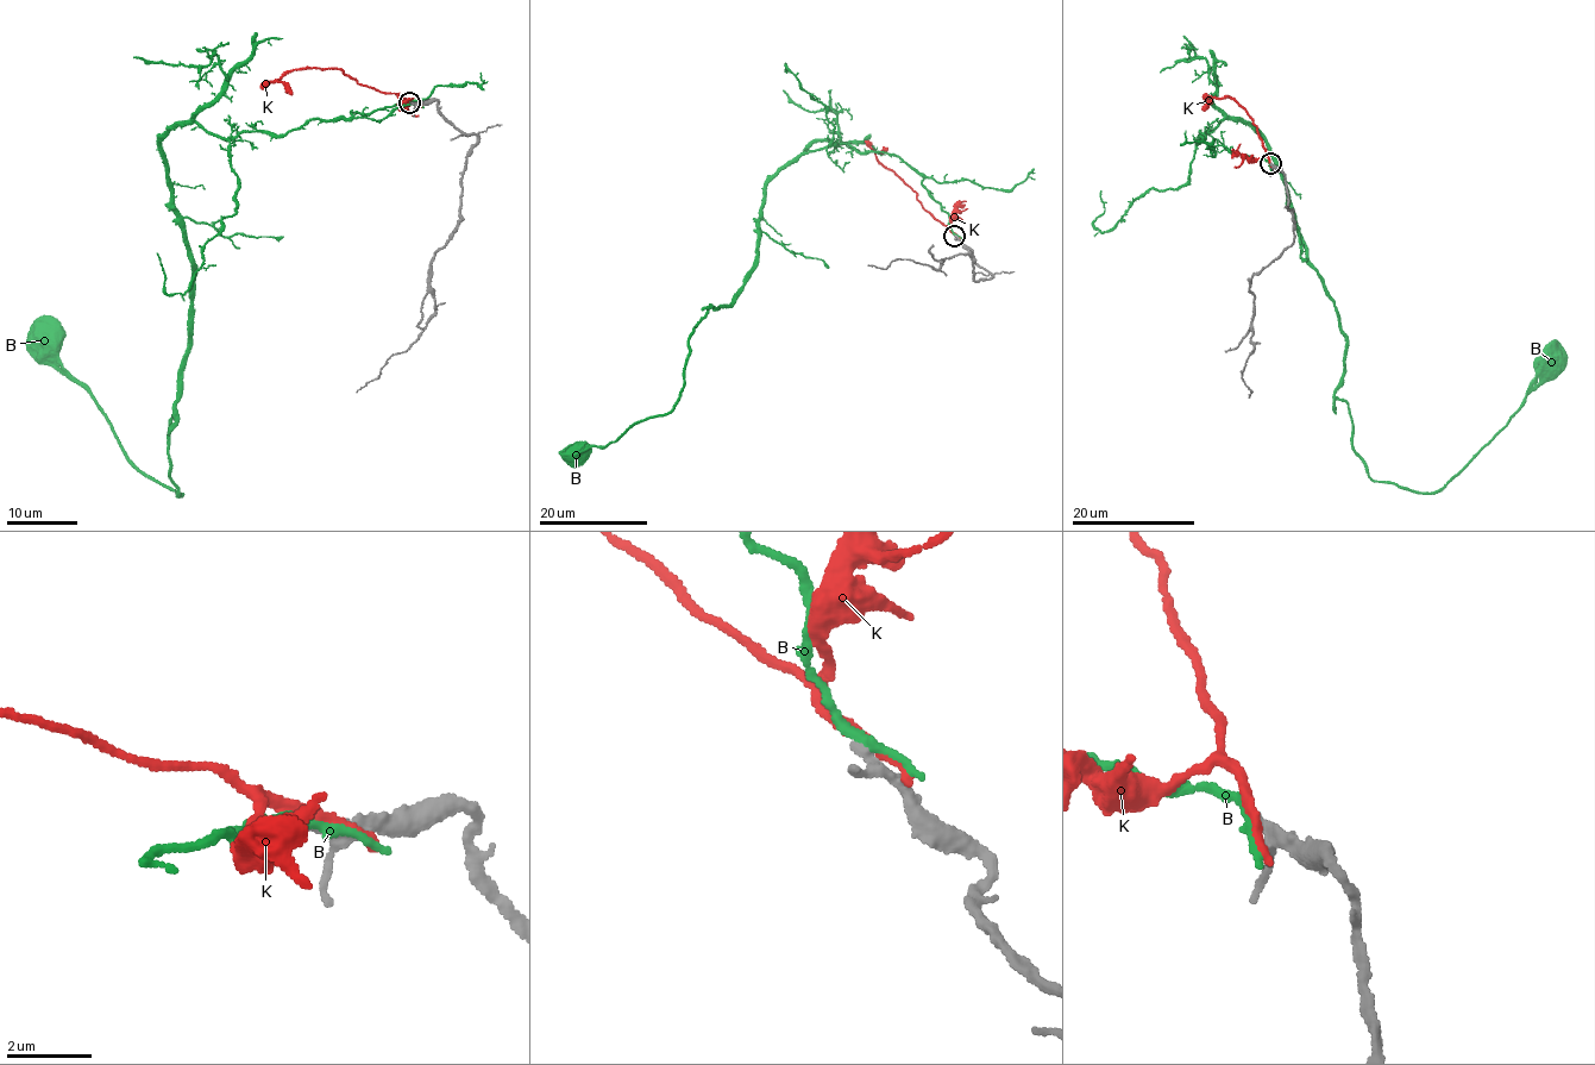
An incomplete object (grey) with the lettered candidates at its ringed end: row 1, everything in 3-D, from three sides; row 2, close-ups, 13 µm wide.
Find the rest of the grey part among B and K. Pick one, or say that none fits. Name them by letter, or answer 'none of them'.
none of them

